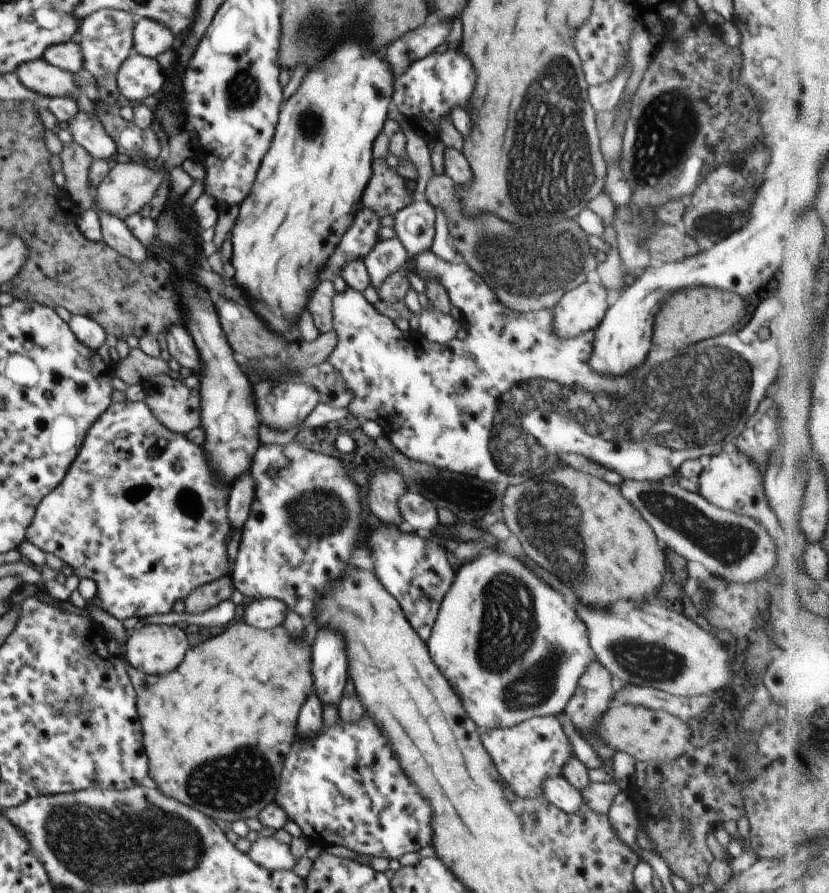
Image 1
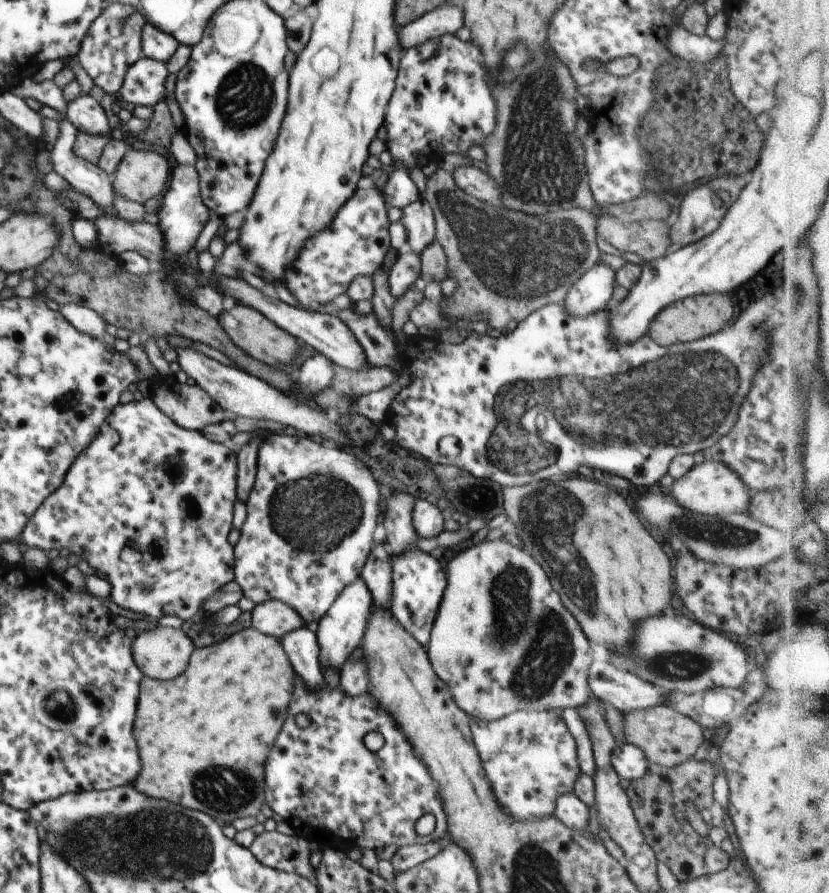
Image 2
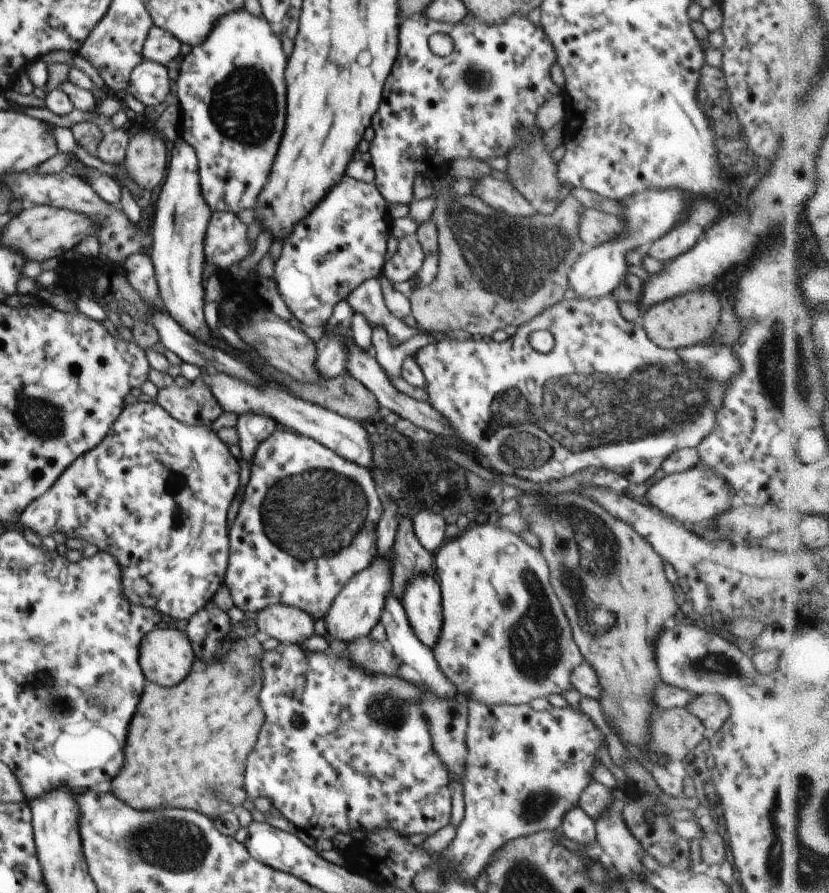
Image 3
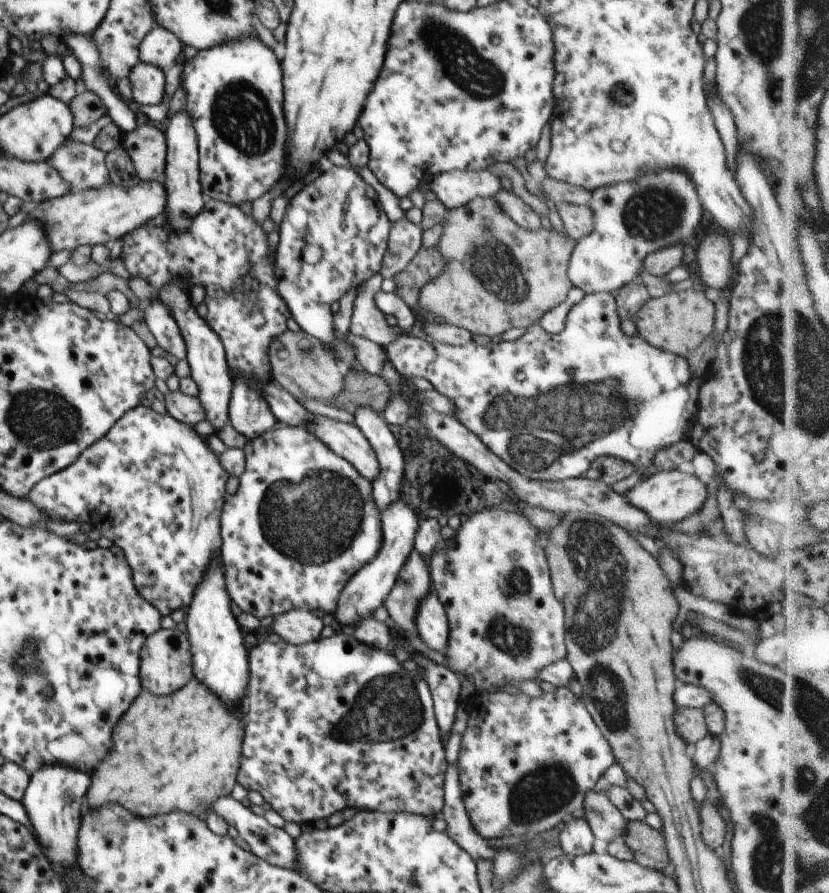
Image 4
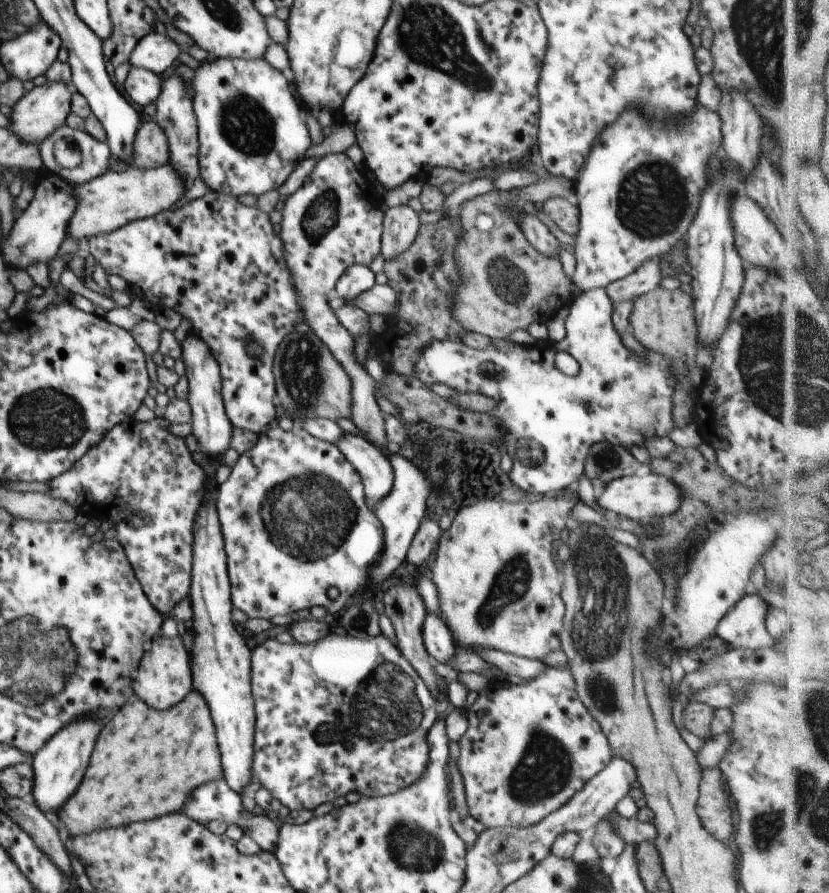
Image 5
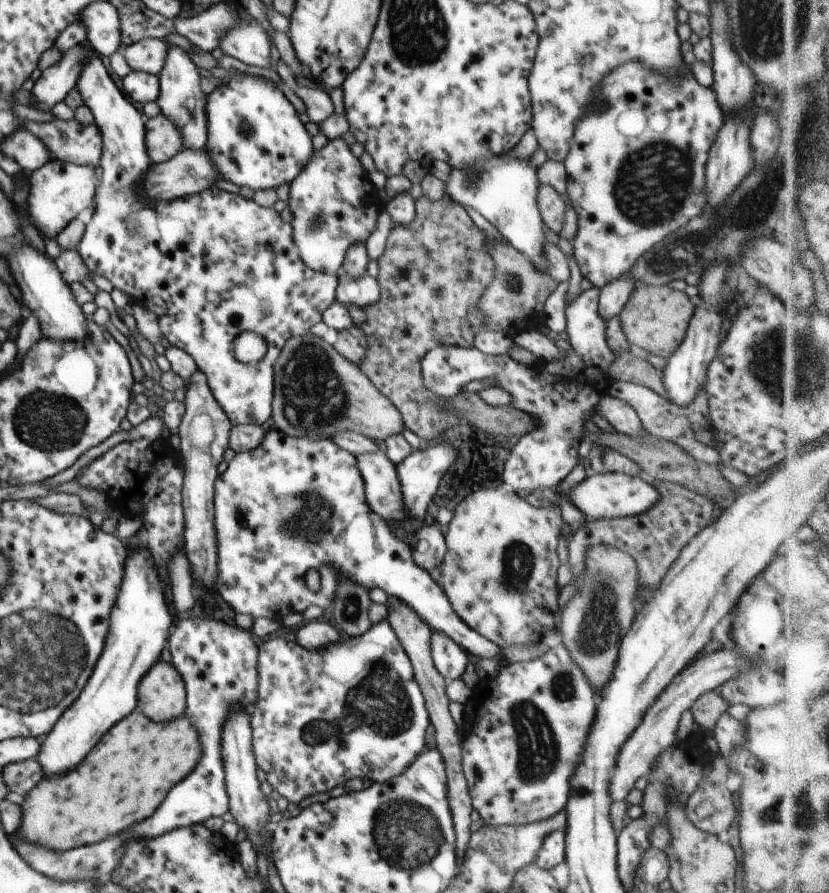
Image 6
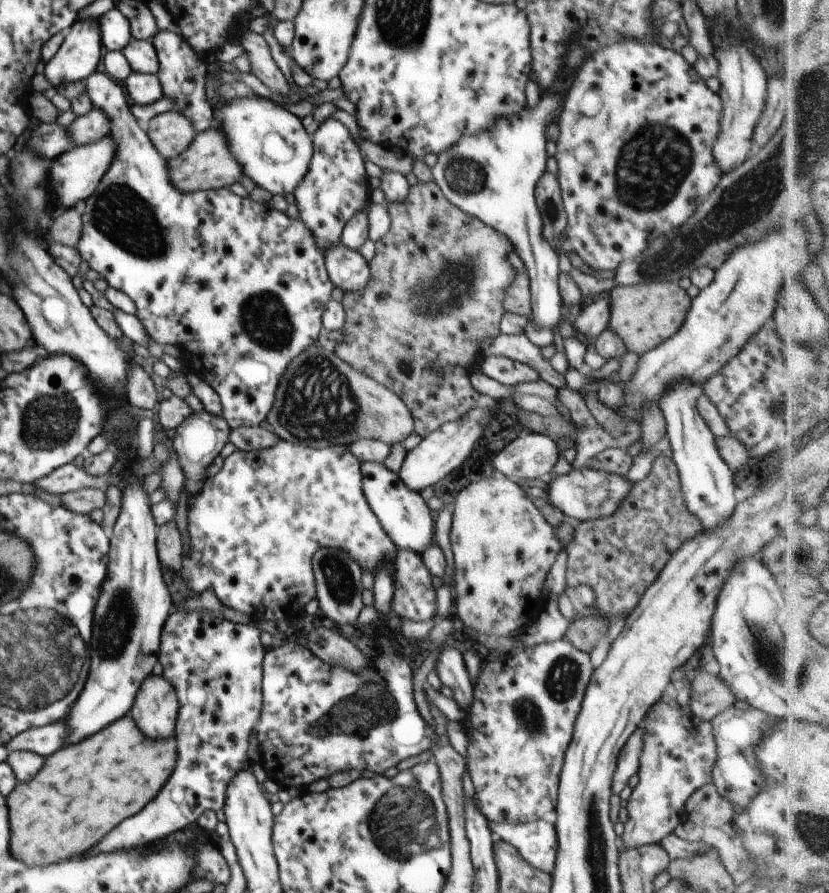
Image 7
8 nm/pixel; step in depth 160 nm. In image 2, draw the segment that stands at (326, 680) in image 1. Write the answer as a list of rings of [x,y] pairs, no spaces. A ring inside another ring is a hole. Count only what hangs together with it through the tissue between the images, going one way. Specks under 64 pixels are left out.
[[[358,578],[344,588],[328,612],[319,620],[318,629],[315,632],[320,649],[319,663],[322,669],[334,668],[340,674],[342,664],[348,660],[354,648],[360,646],[360,640],[364,636],[373,606],[371,590],[362,578]]]

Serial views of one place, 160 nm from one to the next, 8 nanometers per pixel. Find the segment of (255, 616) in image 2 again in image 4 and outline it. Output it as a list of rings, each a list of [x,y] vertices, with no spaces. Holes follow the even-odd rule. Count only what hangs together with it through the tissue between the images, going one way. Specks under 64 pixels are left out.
[[[292,609],[288,612],[283,612],[282,614],[276,615],[269,628],[270,631],[268,631],[268,633],[276,633],[286,642],[295,645],[302,645],[304,643],[309,643],[310,641],[320,639],[322,628],[326,627],[322,623],[322,619],[315,616],[308,609]]]

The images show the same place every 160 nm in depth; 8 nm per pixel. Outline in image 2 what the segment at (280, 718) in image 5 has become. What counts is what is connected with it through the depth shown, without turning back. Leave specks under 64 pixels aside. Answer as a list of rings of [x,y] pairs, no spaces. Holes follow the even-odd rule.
[[[295,674],[295,685],[293,688],[292,700],[290,700],[290,706],[283,724],[282,730],[276,737],[273,749],[268,755],[267,762],[265,763],[265,803],[274,811],[276,814],[280,814],[290,826],[293,831],[302,836],[307,840],[316,840],[320,842],[323,847],[335,847],[336,849],[342,849],[345,852],[356,852],[363,848],[372,848],[372,850],[378,850],[378,848],[386,848],[386,846],[398,846],[405,847],[413,844],[428,844],[434,841],[439,841],[444,834],[446,834],[446,814],[444,814],[444,808],[442,808],[442,800],[438,796],[438,788],[436,784],[432,782],[432,778],[428,778],[428,770],[424,768],[424,764],[414,756],[412,752],[412,746],[408,744],[408,740],[404,738],[404,734],[396,728],[392,716],[372,698],[372,696],[360,696],[351,697],[346,696],[340,688],[339,690],[329,690],[325,688],[318,693],[309,691],[307,686],[304,684],[298,674]],[[296,714],[308,714],[310,716],[310,724],[305,728],[302,728],[296,724],[294,717]],[[368,732],[380,732],[384,737],[384,745],[378,751],[370,751],[366,745],[364,745],[364,736]],[[424,814],[432,814],[434,816],[436,824],[434,832],[431,835],[418,835],[414,826],[416,826],[416,820]]]

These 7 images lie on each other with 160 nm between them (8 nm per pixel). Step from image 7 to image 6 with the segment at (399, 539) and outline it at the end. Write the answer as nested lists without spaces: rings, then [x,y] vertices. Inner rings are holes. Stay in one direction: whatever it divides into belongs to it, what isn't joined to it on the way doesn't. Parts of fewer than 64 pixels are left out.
[[[380,450],[359,454],[356,458],[368,506],[385,521],[403,523],[407,513],[403,506],[396,465]]]

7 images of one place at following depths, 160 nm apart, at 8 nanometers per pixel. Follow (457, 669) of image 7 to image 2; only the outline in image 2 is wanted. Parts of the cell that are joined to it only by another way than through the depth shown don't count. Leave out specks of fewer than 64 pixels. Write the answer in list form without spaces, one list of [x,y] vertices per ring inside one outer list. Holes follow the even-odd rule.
[[[410,547],[404,553],[391,555],[392,592],[389,610],[397,621],[426,648],[431,639],[440,601],[447,587],[447,572],[442,570],[438,559],[418,547]]]

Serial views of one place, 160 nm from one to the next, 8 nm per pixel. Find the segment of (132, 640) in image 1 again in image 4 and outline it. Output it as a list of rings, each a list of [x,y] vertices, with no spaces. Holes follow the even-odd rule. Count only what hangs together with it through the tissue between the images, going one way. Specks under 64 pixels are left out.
[[[177,628],[160,629],[146,637],[139,652],[141,685],[158,696],[168,696],[180,690],[192,678],[193,658],[187,634]]]

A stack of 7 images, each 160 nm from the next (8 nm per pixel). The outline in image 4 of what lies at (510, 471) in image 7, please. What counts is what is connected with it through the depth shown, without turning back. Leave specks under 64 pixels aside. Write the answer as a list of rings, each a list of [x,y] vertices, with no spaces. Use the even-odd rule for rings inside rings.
[[[599,292],[585,295],[580,302],[572,305],[568,311],[564,328],[558,334],[546,332],[539,322],[528,326],[527,329],[527,332],[515,341],[491,342],[485,346],[476,344],[473,340],[465,345],[454,346],[403,336],[389,344],[386,349],[392,364],[406,380],[408,376],[426,378],[428,382],[432,383],[434,389],[454,403],[455,409],[452,415],[484,442],[492,454],[503,459],[505,463],[508,463],[508,466],[512,467],[512,470],[519,471],[520,474],[534,480],[561,481],[582,477],[588,470],[590,463],[602,455],[626,460],[635,466],[635,471],[640,470],[645,473],[652,466],[657,452],[680,442],[682,439],[687,439],[687,431],[690,426],[693,429],[697,428],[699,392],[703,388],[702,380],[705,375],[693,375],[685,357],[652,346],[638,334],[634,336],[625,335],[621,331],[621,318],[617,313],[617,302],[613,293]]]

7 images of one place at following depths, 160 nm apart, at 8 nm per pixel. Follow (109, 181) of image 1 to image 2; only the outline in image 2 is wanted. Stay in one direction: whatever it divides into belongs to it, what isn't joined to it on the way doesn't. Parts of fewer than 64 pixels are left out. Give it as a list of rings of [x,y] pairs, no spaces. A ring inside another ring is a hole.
[[[128,148],[112,176],[112,188],[118,197],[144,204],[164,192],[170,174],[162,155]]]

